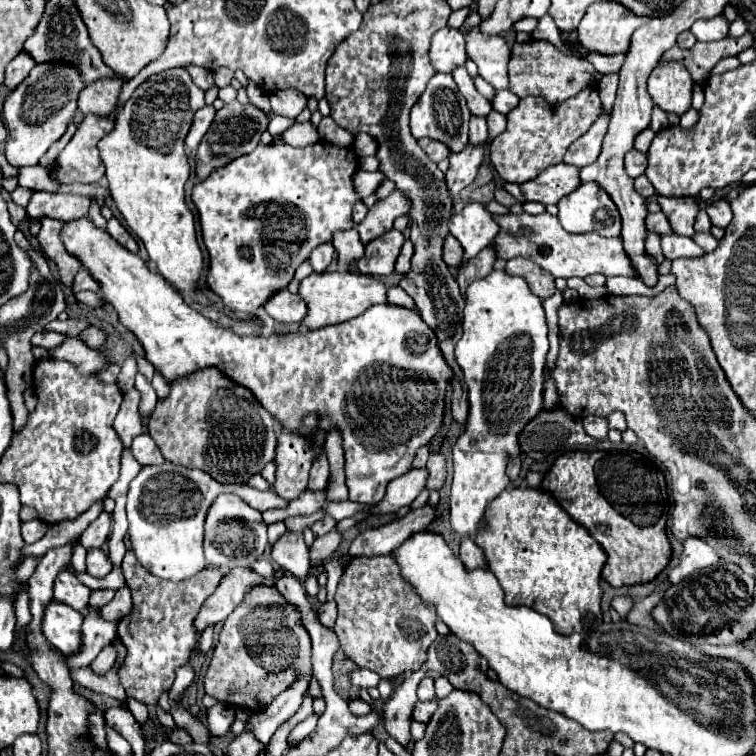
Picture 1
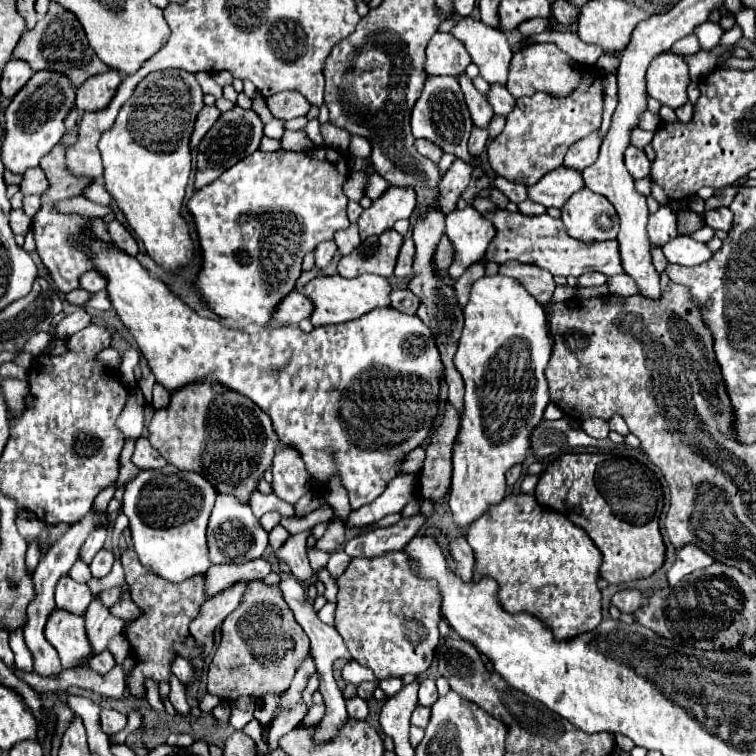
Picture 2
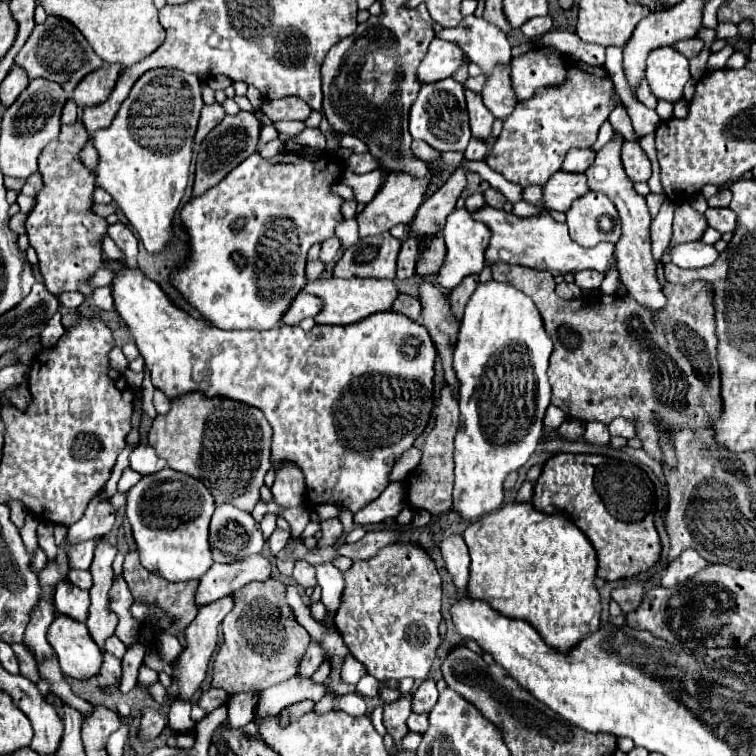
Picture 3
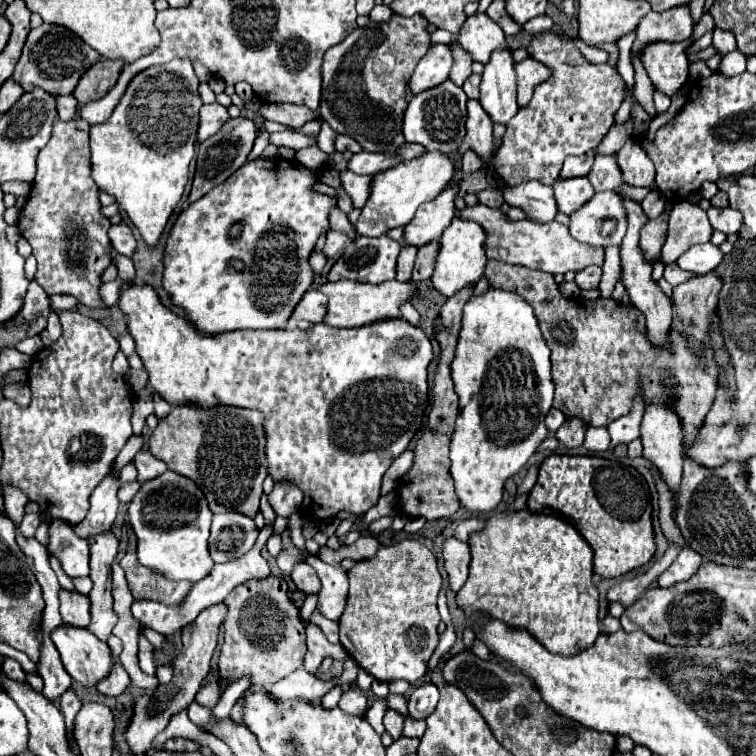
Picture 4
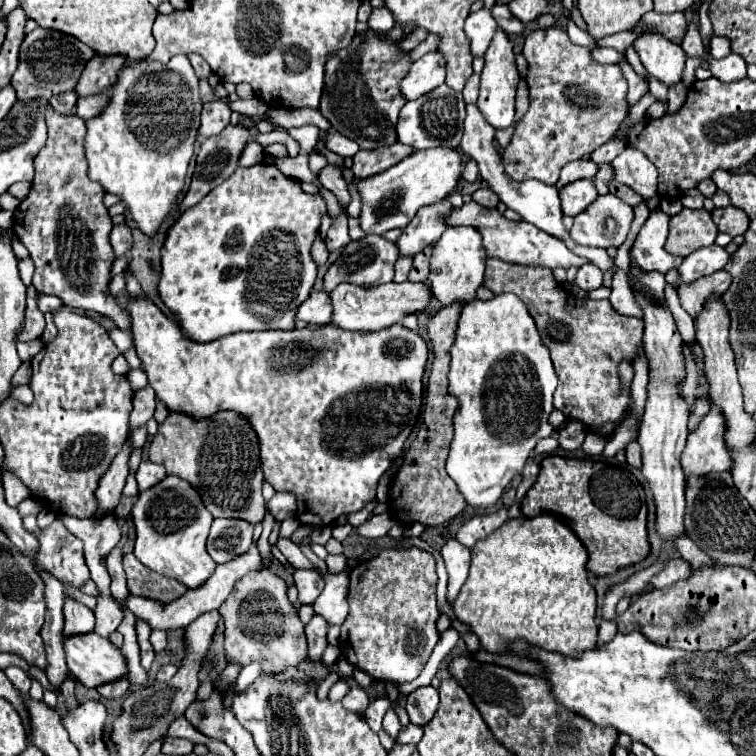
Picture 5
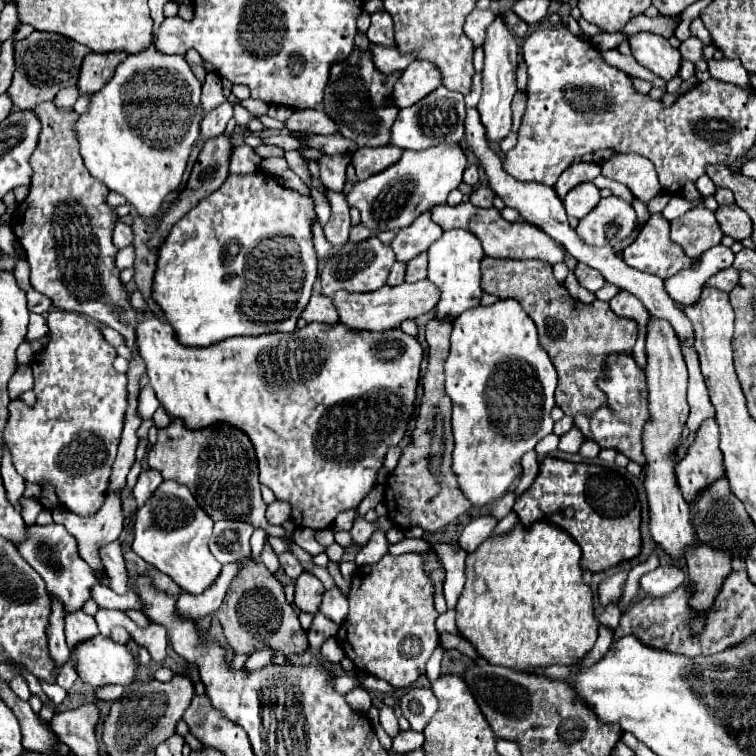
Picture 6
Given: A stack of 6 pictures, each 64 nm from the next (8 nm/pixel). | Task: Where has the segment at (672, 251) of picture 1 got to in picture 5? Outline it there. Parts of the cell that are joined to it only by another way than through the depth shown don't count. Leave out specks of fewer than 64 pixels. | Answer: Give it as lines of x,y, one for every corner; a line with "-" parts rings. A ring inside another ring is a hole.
712,244
706,248
698,248
682,260
678,268
680,282
674,284
674,288
678,288
682,282
694,282
706,274
722,270
726,262
728,262
728,252
722,246

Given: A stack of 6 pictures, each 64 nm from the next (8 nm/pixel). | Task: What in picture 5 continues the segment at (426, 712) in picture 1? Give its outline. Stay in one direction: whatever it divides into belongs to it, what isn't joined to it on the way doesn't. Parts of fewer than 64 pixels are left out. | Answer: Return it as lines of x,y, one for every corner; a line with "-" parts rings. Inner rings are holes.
410,722
408,726
404,726
404,728
400,730
396,742
400,742
400,744
418,744
420,738
422,738
422,726

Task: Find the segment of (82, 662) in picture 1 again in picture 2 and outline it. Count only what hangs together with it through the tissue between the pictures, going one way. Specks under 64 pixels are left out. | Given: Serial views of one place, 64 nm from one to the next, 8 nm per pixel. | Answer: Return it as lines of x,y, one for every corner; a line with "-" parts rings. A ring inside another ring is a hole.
96,596
88,606
84,620
86,620
86,636
92,646
92,654
102,652
108,646
108,642
122,630
122,624
118,622
118,618
108,614
108,608
102,606

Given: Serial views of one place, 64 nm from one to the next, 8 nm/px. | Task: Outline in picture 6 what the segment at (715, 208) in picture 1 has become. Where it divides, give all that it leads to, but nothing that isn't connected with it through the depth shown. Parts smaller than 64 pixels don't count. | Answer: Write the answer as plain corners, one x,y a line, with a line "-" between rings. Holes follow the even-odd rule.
736,204
720,206
716,210
716,220
718,220
722,232
732,236
734,240
744,240
752,234
752,222
750,222
748,214

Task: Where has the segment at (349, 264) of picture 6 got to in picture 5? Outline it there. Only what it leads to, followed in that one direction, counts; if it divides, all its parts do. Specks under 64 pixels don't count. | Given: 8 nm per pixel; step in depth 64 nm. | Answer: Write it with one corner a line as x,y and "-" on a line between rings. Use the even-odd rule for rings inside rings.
364,236
362,240
354,240
350,242
340,258
328,268
326,276
324,276
324,290
330,292
334,290
334,286
338,286
340,282
352,282
358,286
378,286
378,284
386,284
394,278
394,262
398,260
400,252
398,246
382,236

